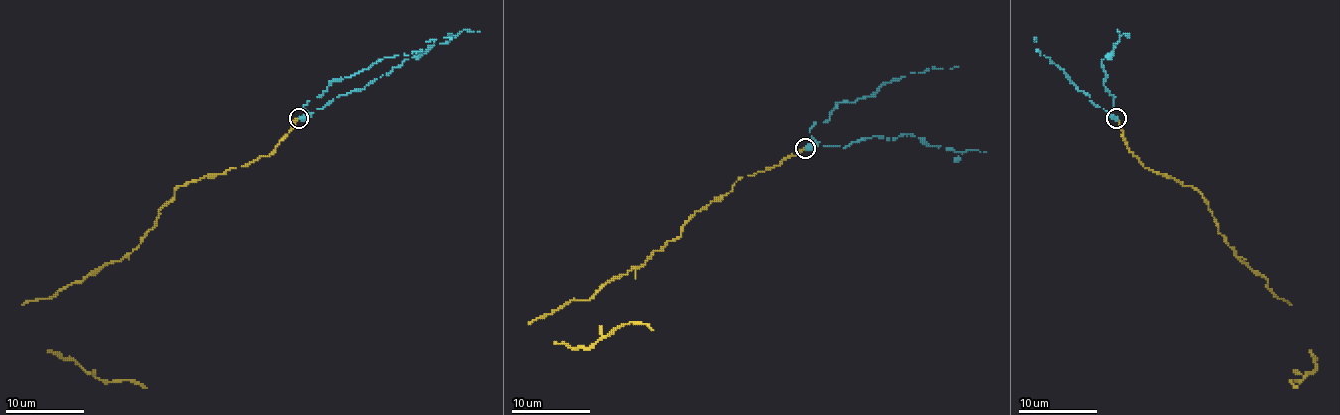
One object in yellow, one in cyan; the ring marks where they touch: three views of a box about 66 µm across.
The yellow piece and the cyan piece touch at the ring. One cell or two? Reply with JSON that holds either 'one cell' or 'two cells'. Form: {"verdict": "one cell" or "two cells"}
{"verdict": "one cell"}

